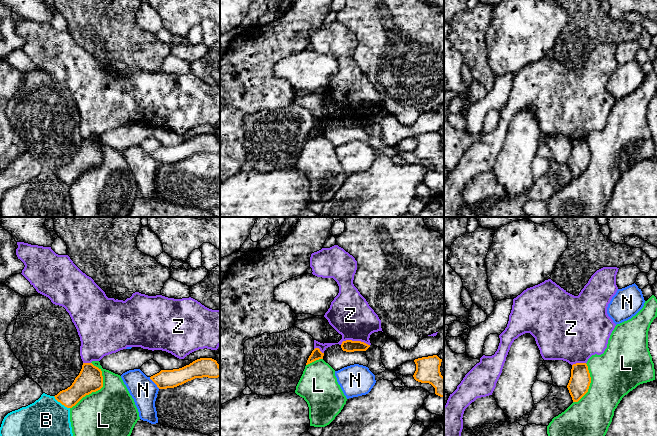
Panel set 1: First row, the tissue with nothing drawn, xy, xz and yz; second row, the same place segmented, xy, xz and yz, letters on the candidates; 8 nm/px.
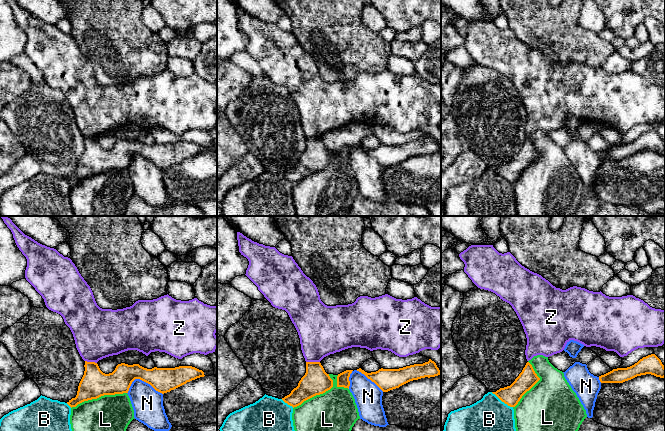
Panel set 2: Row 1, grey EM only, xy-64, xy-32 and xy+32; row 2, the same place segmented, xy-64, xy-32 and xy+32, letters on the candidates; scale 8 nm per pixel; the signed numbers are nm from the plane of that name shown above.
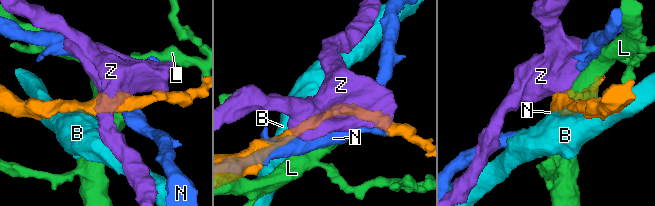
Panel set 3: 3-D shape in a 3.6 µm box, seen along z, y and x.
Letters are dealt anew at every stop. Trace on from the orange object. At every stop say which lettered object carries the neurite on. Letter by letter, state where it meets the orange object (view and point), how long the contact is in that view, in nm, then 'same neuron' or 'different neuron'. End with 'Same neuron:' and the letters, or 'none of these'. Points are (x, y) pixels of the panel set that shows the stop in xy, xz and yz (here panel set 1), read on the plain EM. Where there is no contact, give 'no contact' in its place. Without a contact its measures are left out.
B: xy (61, 179) | 170 nm | different neuron
L: xy (98, 165) | 420 nm | different neuron
N: xy (154, 158) | 130 nm | different neuron
Z: xz (355, 117) | 240 nm | different neuron
Same neuron: none of these

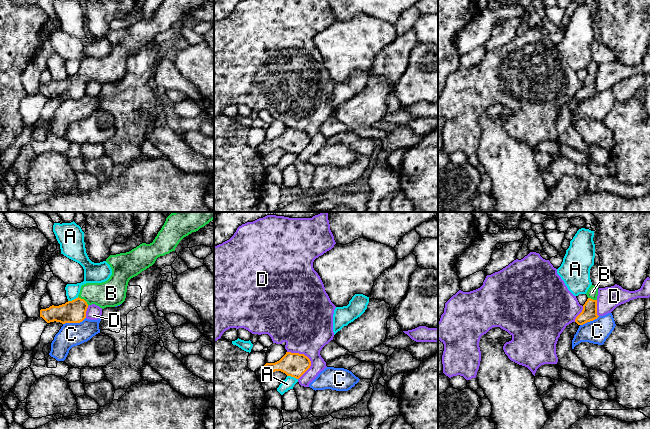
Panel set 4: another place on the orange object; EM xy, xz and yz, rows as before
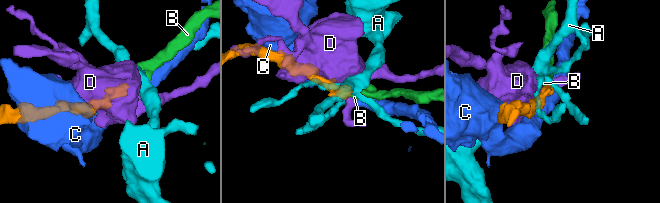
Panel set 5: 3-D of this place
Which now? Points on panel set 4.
A: xz (292, 152) | 90 nm | different neuron
B: xy (84, 76) | 120 nm | same neuron
C: xy (74, 98) | 190 nm | different neuron
D: xz (308, 134) | 240 nm | different neuron
Same neuron: B

